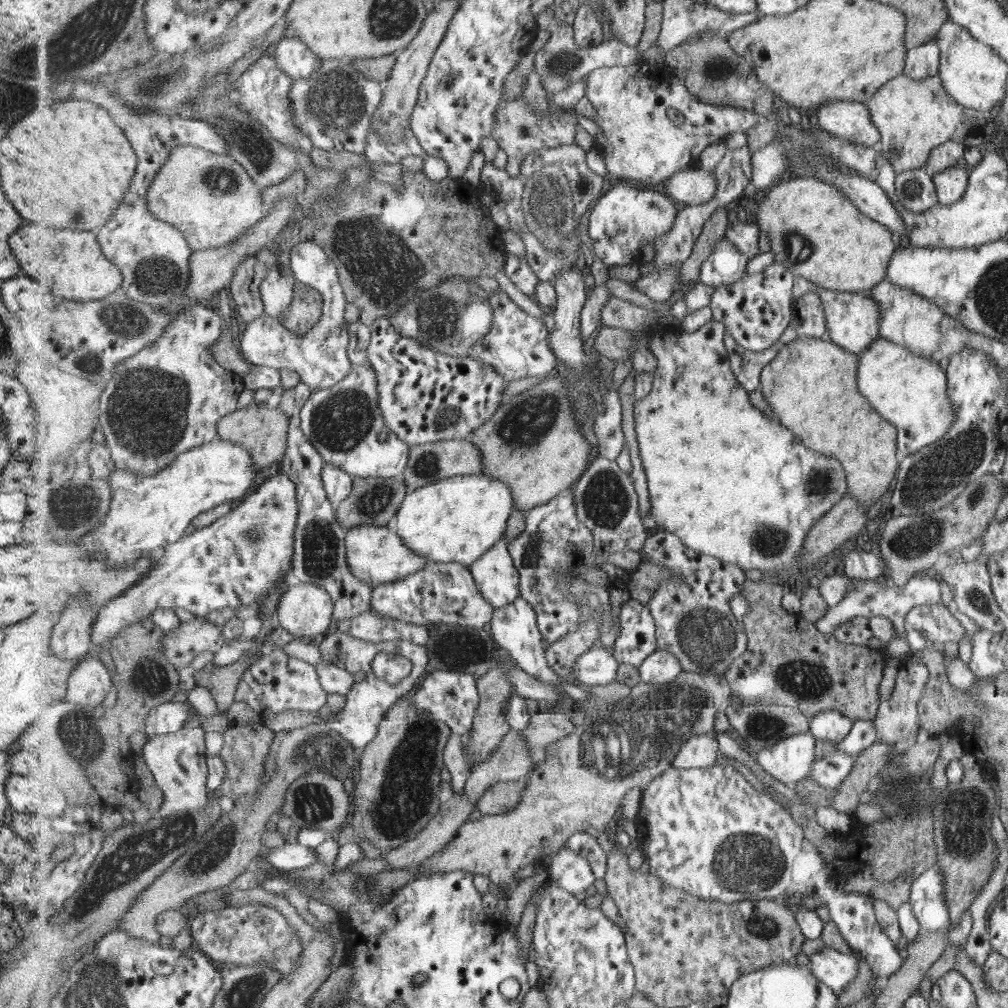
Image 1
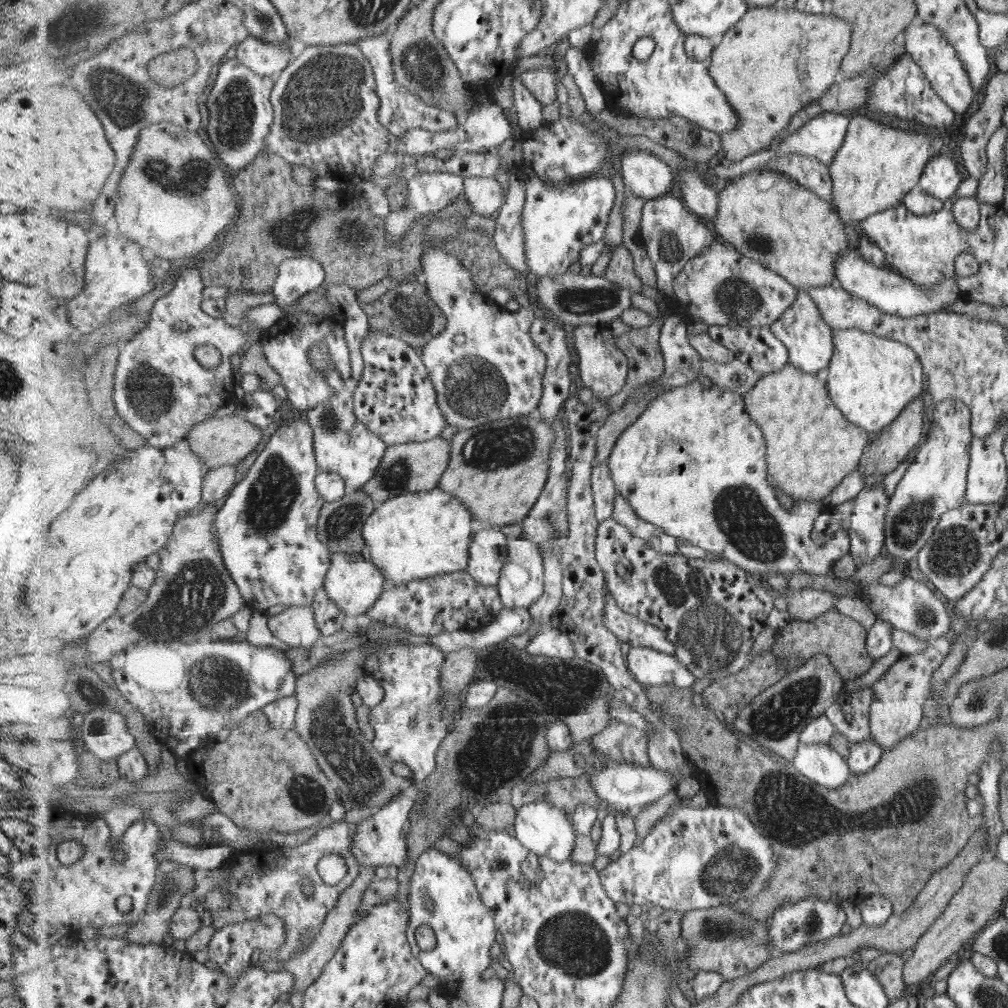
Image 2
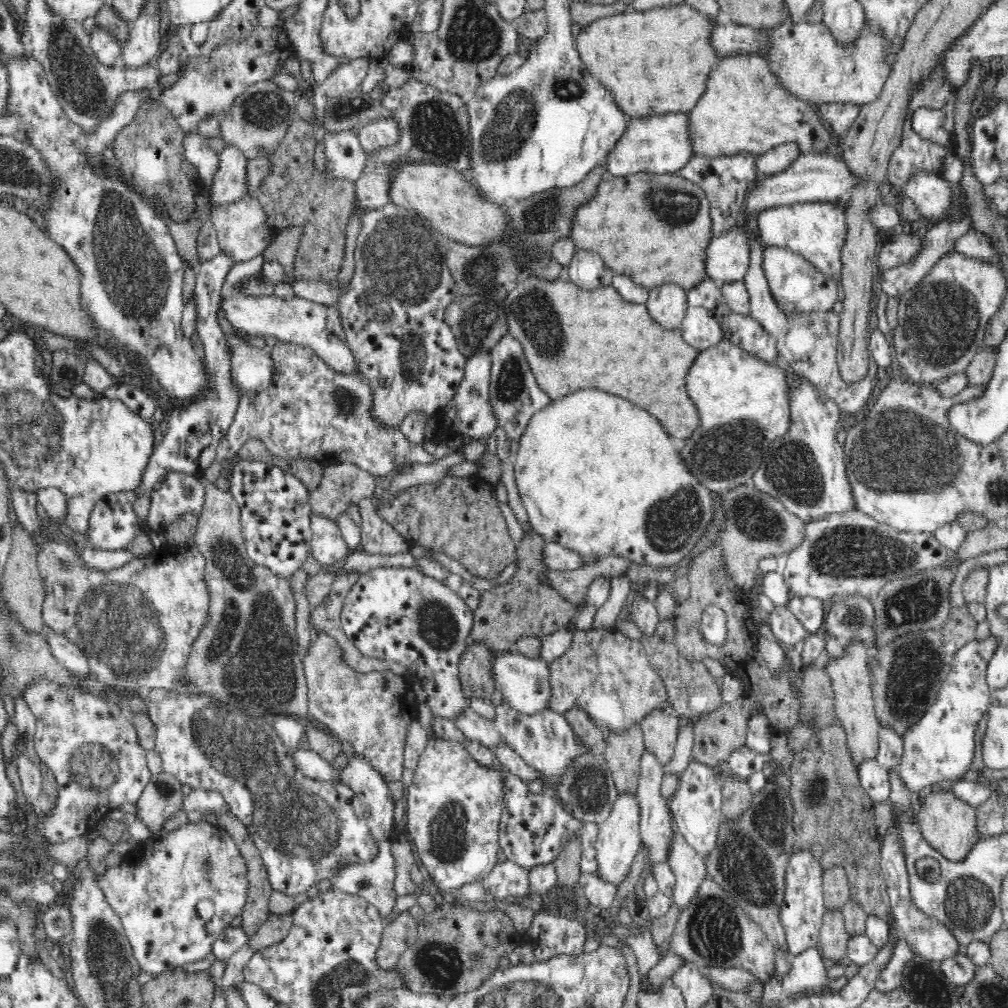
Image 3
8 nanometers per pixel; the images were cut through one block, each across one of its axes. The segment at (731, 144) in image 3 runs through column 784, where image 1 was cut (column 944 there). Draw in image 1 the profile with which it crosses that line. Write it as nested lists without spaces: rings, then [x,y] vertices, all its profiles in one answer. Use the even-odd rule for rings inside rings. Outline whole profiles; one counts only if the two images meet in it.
[[[904,74],[897,75],[865,103],[872,113],[874,124],[880,129],[878,148],[885,161],[893,166],[895,175],[909,169],[925,168],[932,148],[939,147],[945,140],[959,142],[969,134],[981,134],[981,138],[989,138],[993,134],[993,140],[999,140],[995,120],[989,118],[989,111],[981,113],[957,104],[936,74],[920,80]]]

